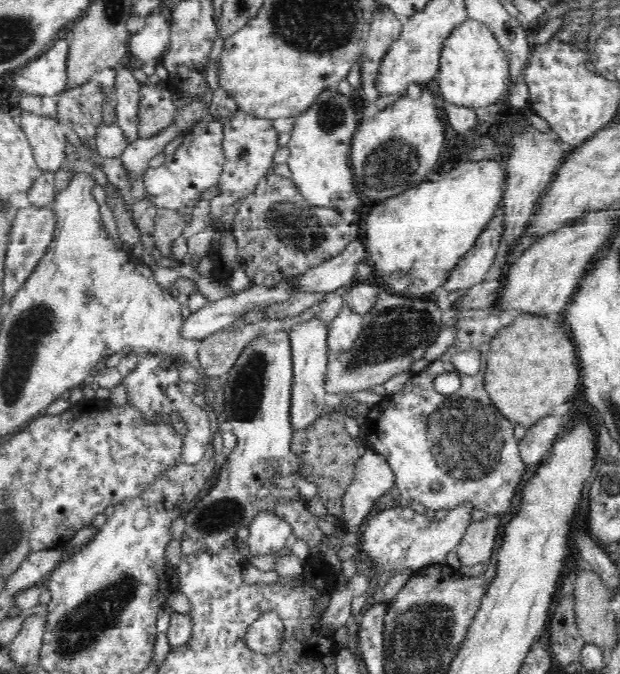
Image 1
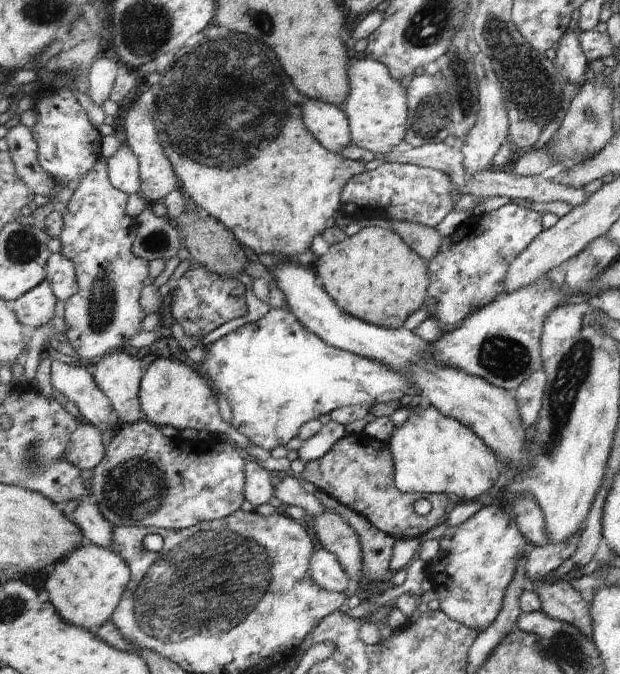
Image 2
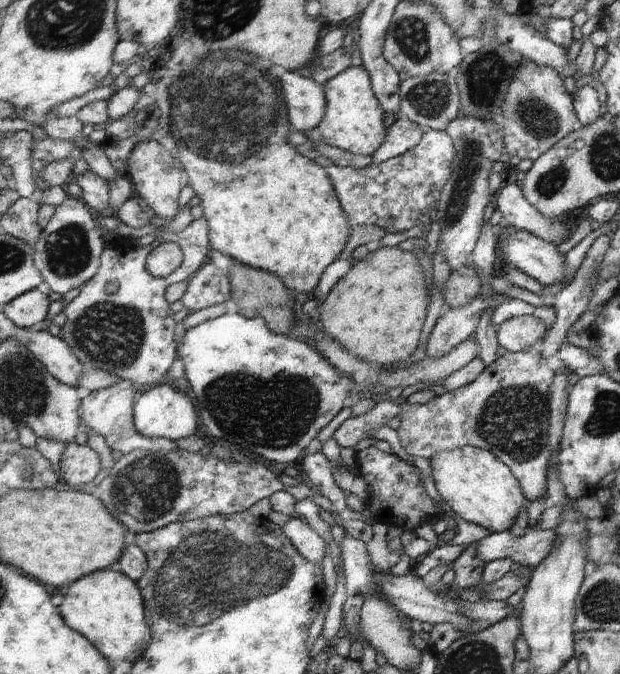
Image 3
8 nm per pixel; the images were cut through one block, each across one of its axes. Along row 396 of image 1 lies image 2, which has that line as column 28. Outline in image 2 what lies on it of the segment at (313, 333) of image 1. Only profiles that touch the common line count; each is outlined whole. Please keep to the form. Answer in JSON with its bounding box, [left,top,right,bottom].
[8,278,58,329]

